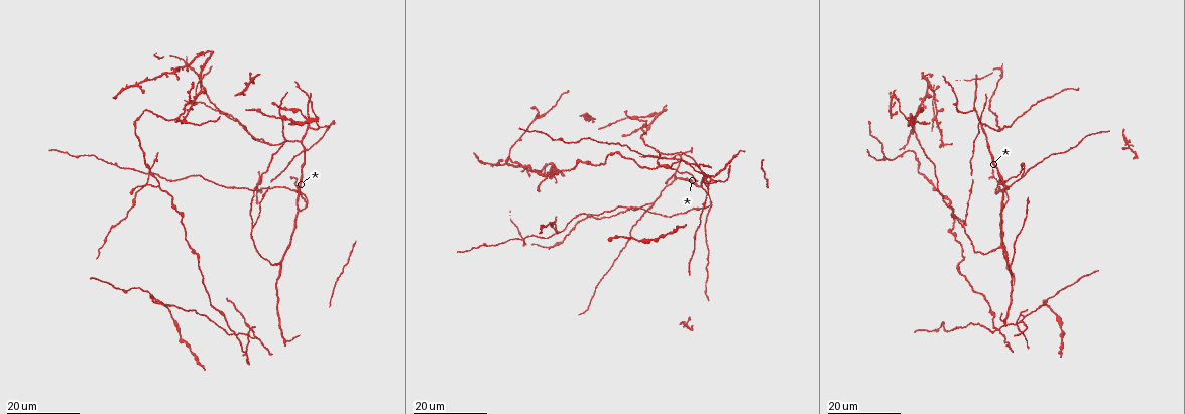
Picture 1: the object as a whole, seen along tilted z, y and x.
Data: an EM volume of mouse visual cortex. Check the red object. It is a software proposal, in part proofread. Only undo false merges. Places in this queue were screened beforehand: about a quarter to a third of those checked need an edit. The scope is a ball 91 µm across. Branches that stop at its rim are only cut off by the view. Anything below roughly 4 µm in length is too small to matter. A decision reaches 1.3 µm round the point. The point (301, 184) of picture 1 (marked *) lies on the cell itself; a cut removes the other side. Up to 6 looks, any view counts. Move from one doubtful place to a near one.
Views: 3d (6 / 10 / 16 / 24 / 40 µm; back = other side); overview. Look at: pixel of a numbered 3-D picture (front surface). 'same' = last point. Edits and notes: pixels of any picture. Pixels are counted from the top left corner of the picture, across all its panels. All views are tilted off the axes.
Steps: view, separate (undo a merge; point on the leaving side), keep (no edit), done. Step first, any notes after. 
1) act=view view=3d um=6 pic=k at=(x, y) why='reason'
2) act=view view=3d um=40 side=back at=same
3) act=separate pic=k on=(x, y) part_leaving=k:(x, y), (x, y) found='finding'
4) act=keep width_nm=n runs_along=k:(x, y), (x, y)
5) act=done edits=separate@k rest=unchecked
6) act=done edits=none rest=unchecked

act=view view=3d um=24 pic=1 at=(974, 109) why='three-way junction'

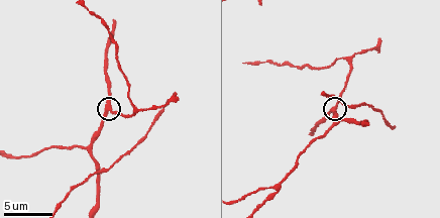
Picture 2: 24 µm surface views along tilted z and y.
act=view view=3d um=10 pic=2 at=(110, 108) why='closer look'

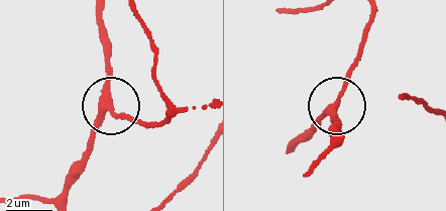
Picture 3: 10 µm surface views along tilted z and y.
act=keep side_arm_um=10 arms=3 found='all the same cell'

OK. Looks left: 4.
act=view view=3d um=10 pic=2 at=(350, 105) why='three arms meet'

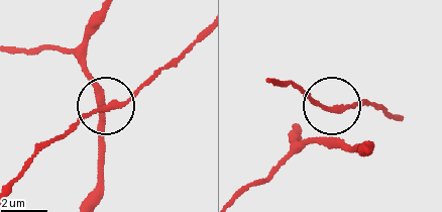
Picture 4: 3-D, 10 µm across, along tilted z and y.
act=keep found='all the same cell'

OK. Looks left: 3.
act=view view=3d um=16 pic=1 at=(1008, 185) why='three-way junction'

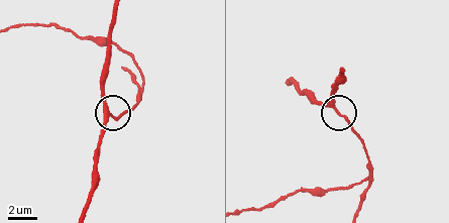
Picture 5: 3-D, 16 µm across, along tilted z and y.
act=view view=3d um=10 pic=5 at=(336, 109)

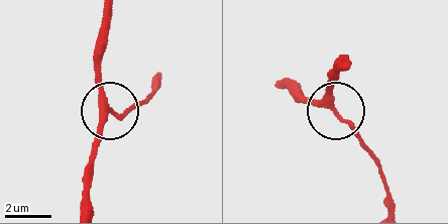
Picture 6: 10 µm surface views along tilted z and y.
act=view view=3d um=10 side=back pic=6 at=(110, 110)

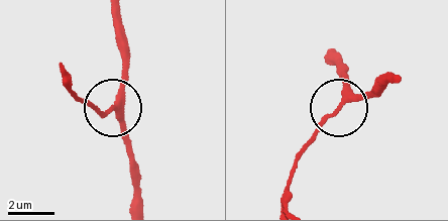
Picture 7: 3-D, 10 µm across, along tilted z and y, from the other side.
act=keep arms=3 runs_along=7:(112, 16), (122, 87), (108, 110), (97, 113), (88, 105) found='all the same cell'

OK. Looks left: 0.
act=done edits=none rest=unchecked

